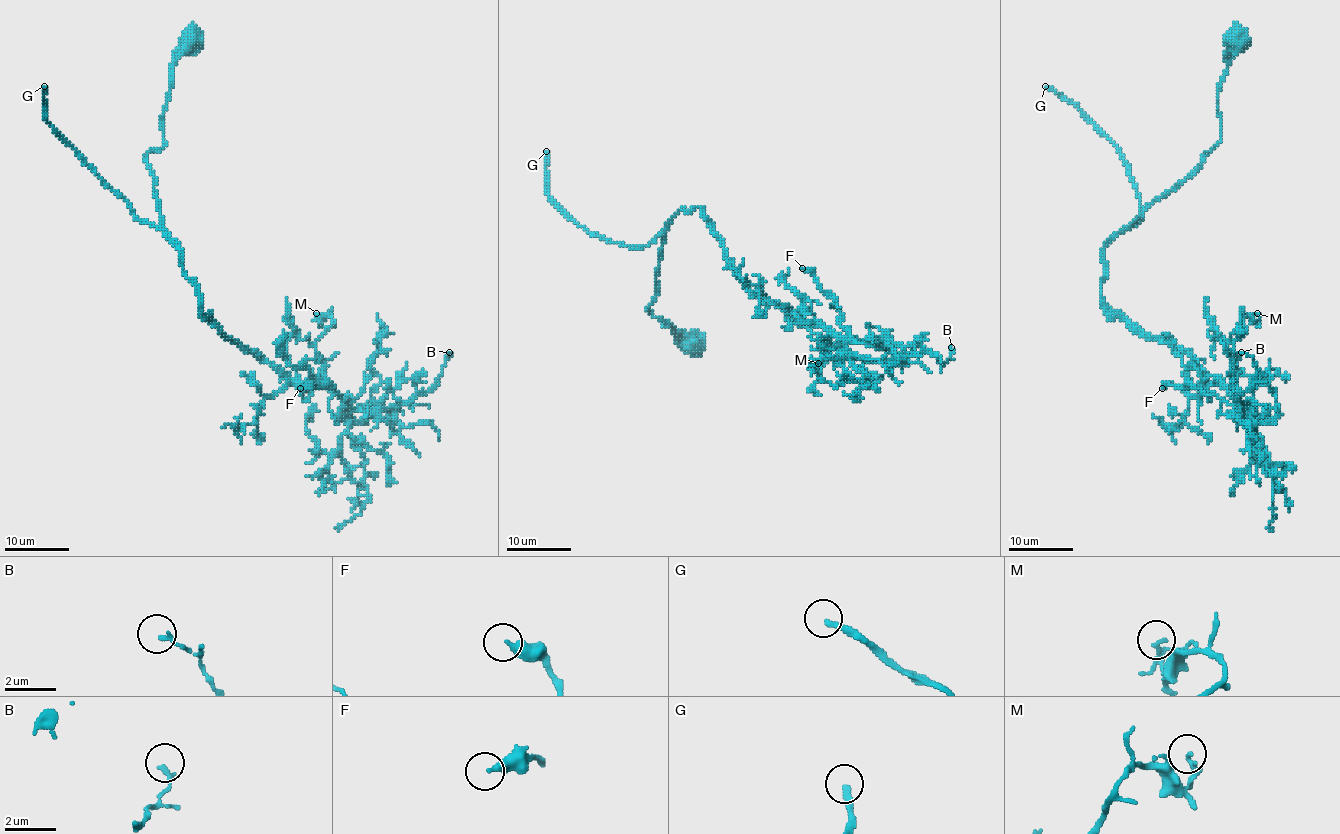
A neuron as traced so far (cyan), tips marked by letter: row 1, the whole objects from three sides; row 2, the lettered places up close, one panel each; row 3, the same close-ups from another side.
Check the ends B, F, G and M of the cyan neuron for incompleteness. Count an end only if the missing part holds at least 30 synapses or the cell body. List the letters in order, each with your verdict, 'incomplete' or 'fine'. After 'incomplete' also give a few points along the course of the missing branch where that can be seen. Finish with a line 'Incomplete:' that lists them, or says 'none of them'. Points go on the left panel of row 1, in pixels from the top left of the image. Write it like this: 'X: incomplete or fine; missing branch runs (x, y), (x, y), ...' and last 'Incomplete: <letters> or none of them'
B: fine
F: fine
G: incomplete; missing branch runs (44, 86), (41, 76), (62, 75), (208, 114), (230, 106), (252, 153), (266, 151), (250, 161)
M: fine
Incomplete: G

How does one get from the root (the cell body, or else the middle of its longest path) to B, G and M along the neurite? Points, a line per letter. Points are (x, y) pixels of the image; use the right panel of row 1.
B: (1239, 41), (1222, 140), (1105, 247), (1102, 295), (1134, 331), (1183, 347), (1239, 412), (1256, 376), (1241, 352)
G: (1239, 41), (1218, 91), (1222, 140), (1132, 227), (1142, 208), (1119, 149), (1045, 86)
M: (1239, 41), (1222, 140), (1105, 247), (1102, 295), (1226, 384), (1230, 336), (1257, 313)

